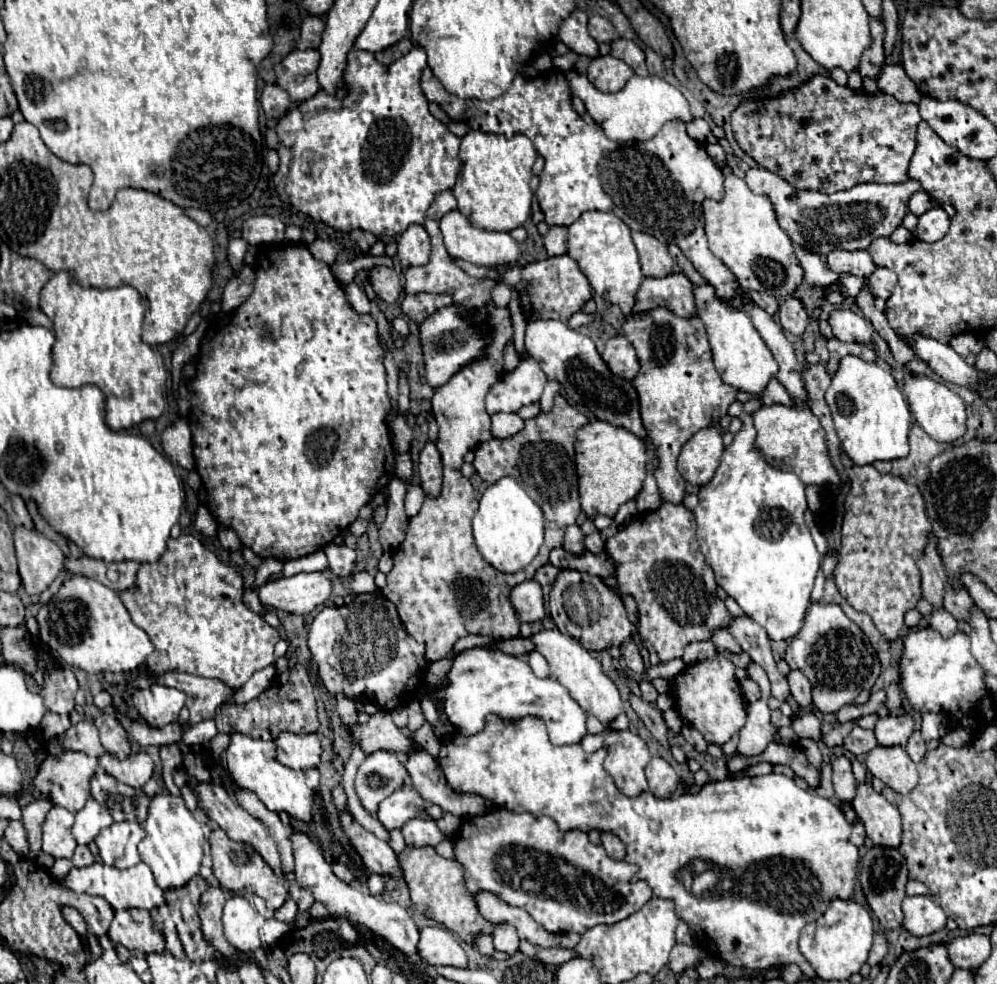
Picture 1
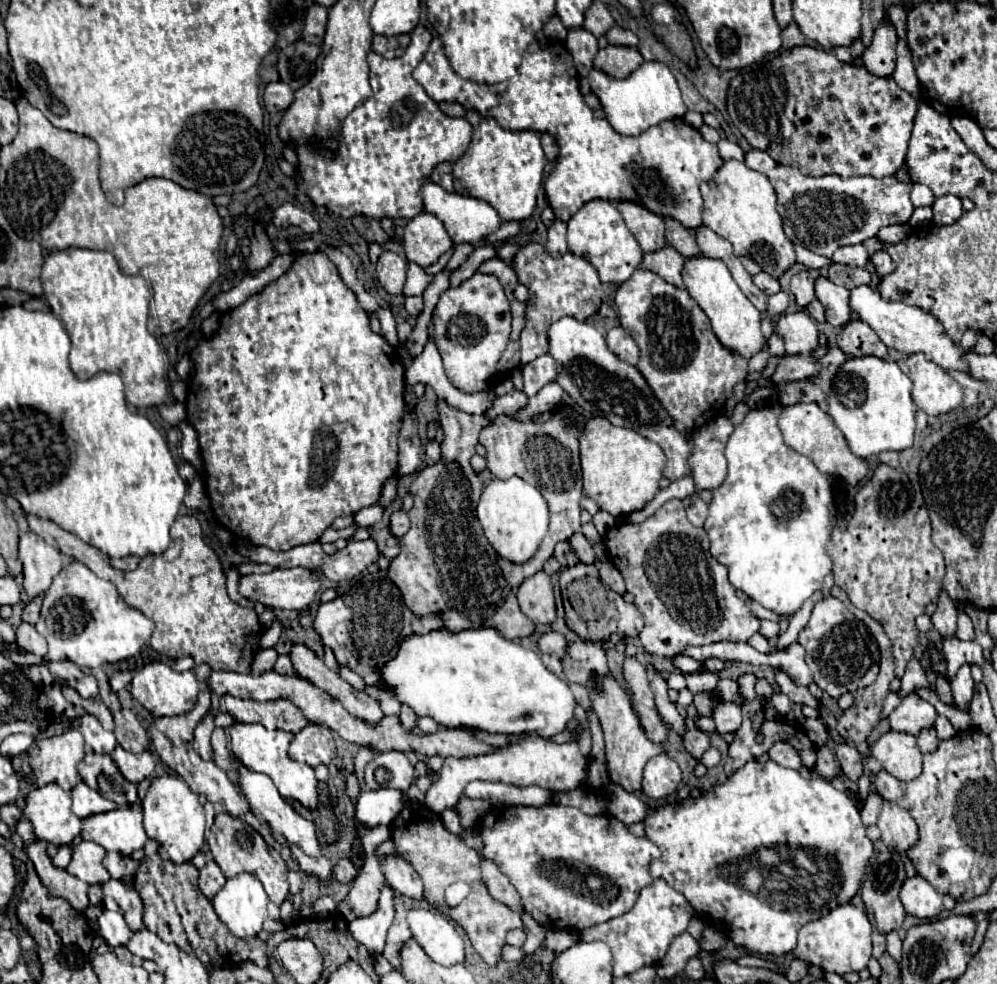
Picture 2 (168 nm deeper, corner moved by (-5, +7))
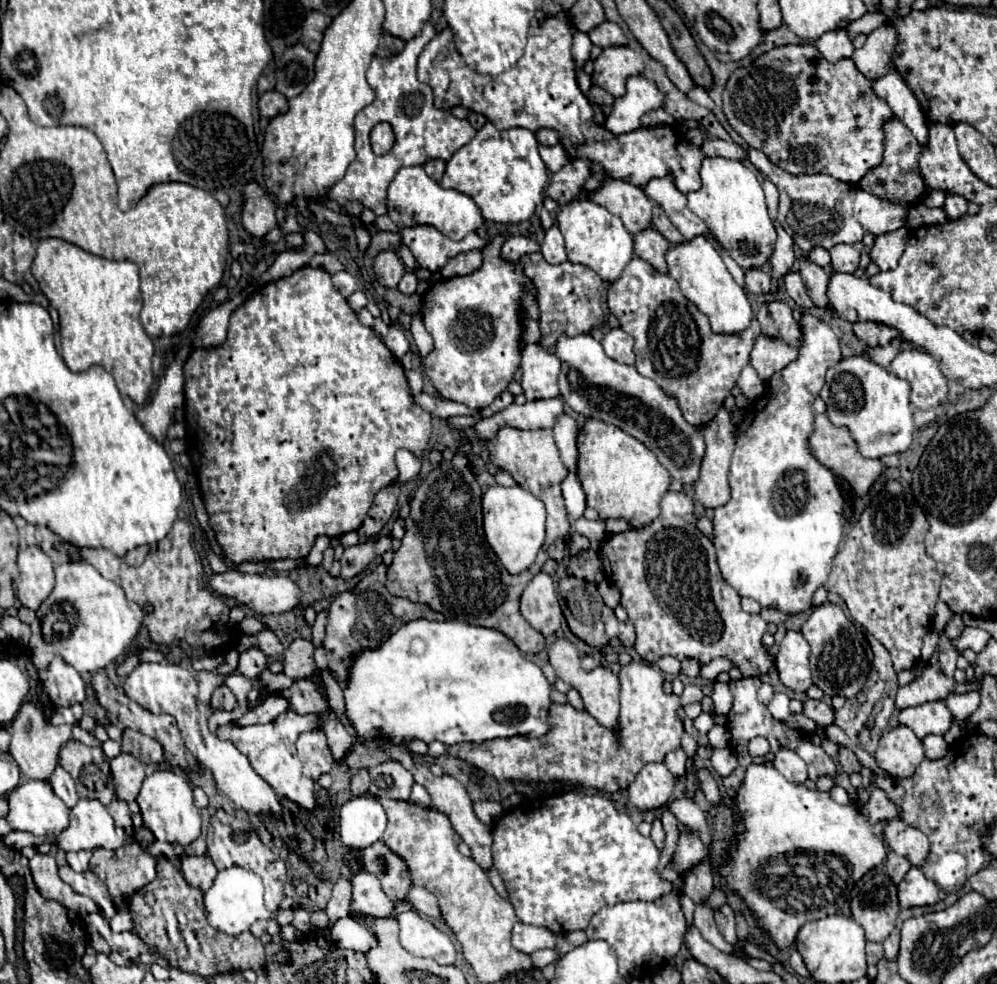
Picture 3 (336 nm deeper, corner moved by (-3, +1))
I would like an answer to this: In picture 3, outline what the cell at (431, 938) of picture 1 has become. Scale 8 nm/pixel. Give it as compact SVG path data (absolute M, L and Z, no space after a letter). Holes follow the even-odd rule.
M417 910L397 914L401 946L415 954L437 960L439 964L455 962L455 946L447 934L437 930L429 920L421 918Z

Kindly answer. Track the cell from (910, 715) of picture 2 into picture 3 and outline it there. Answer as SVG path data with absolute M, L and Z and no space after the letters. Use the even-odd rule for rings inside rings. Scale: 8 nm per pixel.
M927 702L899 712L899 724L911 728L921 740L929 734L945 734L955 718L945 702Z

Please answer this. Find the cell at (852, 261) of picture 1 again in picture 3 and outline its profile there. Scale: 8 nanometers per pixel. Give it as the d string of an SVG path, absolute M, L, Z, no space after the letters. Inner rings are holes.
M837 244L831 250L831 268L853 274L859 268L859 248L853 244Z

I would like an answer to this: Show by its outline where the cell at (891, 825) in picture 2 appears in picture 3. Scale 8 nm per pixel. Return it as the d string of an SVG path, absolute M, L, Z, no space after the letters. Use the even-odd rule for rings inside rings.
M889 820L883 830L883 836L889 848L899 856L907 858L913 866L925 864L929 856L929 840L921 830L907 826L903 820Z

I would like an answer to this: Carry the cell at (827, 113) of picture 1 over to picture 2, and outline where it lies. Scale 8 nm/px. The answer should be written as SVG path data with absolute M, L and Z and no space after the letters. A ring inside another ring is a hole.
M809 46L787 50L767 64L739 72L727 94L727 112L745 140L779 164L793 166L807 176L895 176L905 162L917 108L919 98L899 88L891 76L873 76L865 68L839 62L833 52Z

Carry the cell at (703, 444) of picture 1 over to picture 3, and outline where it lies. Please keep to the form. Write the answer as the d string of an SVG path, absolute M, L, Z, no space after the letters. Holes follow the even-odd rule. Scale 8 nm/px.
M719 408L717 416L703 428L707 452L701 464L701 476L695 482L695 500L701 502L705 508L719 508L721 504L729 502L731 490L729 490L729 464L735 448L735 428L729 420L729 412L725 408Z

